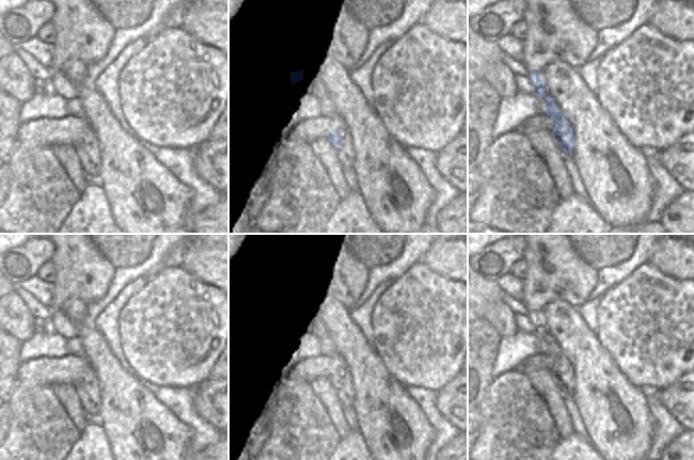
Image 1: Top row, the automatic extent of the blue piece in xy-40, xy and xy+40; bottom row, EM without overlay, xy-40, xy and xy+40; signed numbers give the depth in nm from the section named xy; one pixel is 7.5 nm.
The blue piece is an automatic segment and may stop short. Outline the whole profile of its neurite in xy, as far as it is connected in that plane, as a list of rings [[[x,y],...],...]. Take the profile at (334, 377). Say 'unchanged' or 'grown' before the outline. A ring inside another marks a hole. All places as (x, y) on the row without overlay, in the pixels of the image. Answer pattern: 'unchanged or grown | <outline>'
grown | [[[333,369],[328,377],[319,377],[312,381],[312,388],[322,406],[328,409],[334,405],[340,405],[337,390],[342,384],[340,371]]]

